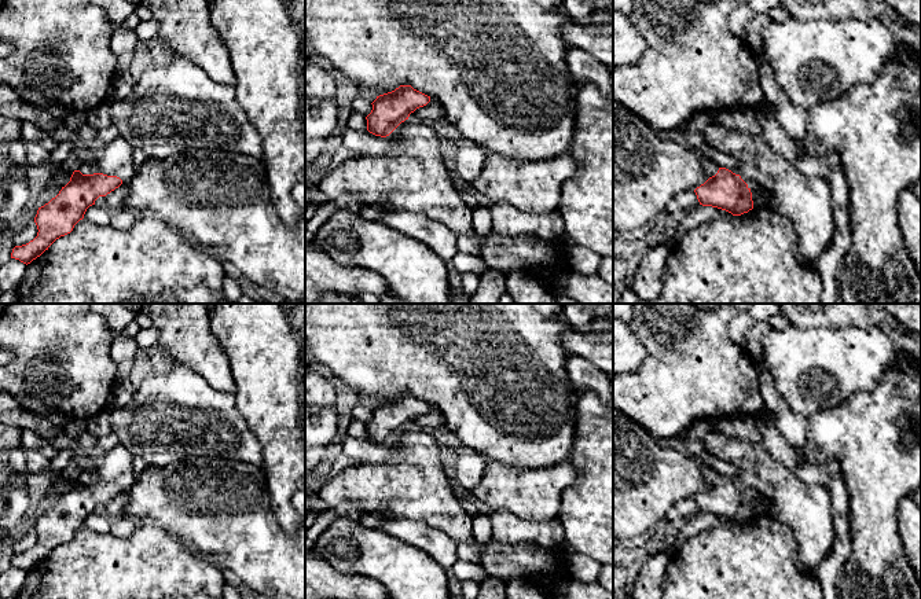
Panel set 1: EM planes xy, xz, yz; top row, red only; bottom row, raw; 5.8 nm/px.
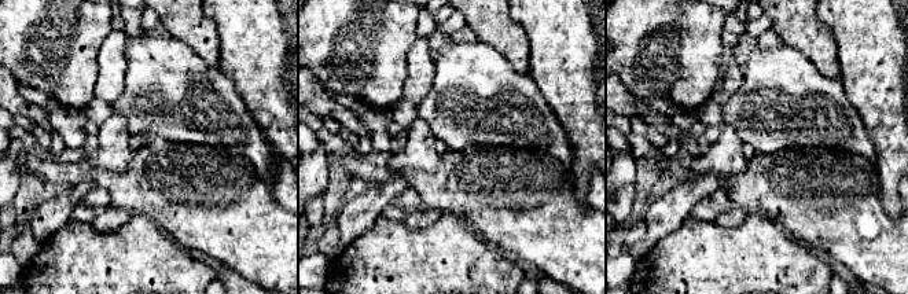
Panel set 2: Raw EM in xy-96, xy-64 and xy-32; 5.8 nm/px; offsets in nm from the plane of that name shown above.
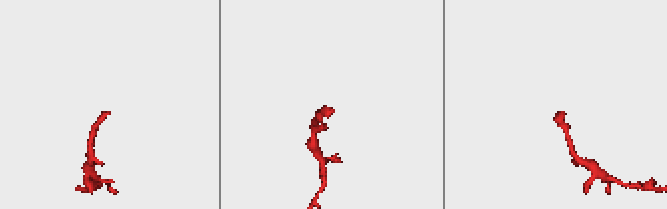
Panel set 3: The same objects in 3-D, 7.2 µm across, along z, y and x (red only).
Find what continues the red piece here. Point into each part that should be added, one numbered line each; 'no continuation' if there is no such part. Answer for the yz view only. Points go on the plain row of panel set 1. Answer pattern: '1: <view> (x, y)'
1: yz (711, 476)

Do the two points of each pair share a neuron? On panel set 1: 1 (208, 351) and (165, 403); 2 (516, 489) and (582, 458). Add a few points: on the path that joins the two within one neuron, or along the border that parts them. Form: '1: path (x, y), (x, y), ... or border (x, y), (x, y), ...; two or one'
1: border (169, 359), (191, 367), (209, 385), (217, 389); two
2: border (569, 460), (576, 478), (561, 495); two

